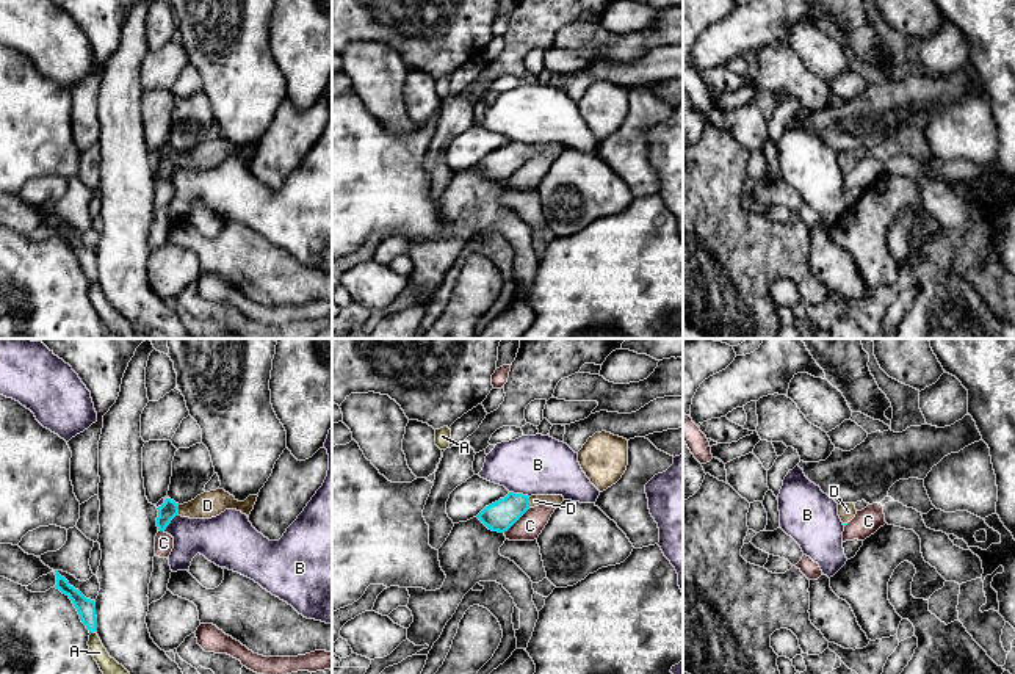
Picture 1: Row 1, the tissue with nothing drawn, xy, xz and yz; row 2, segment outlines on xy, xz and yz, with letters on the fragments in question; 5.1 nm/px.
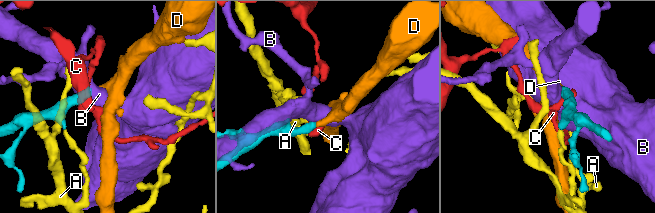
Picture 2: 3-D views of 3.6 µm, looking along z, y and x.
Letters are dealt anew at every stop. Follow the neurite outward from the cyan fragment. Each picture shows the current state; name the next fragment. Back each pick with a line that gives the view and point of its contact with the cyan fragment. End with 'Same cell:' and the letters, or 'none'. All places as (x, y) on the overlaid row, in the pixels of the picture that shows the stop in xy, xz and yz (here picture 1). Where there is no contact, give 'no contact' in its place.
D: meets cyan in xy at (177, 510)
Same cell: D

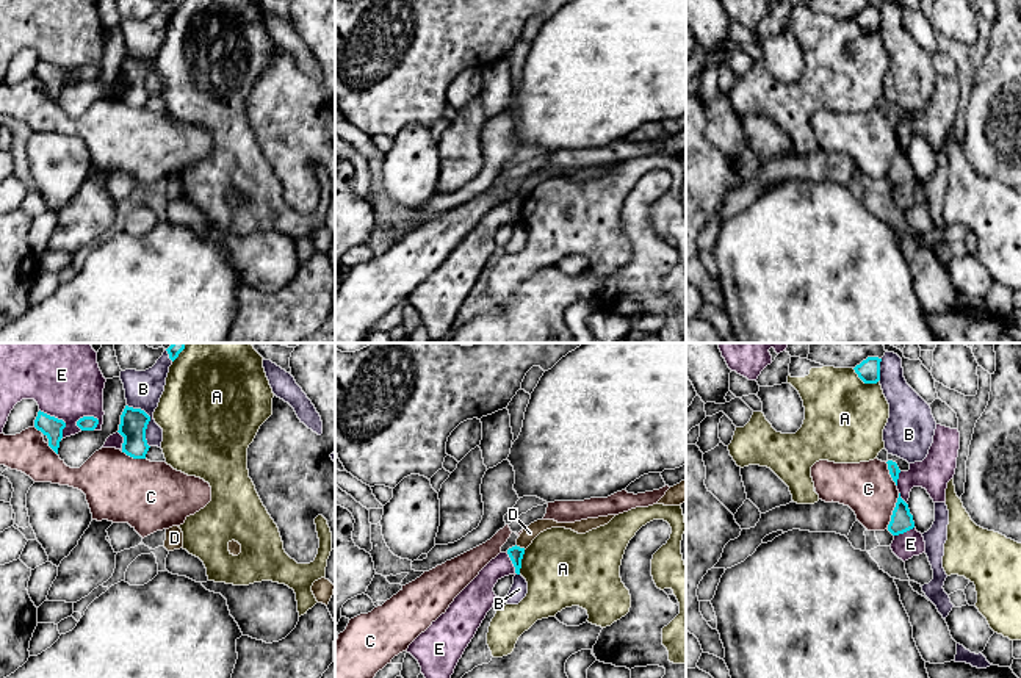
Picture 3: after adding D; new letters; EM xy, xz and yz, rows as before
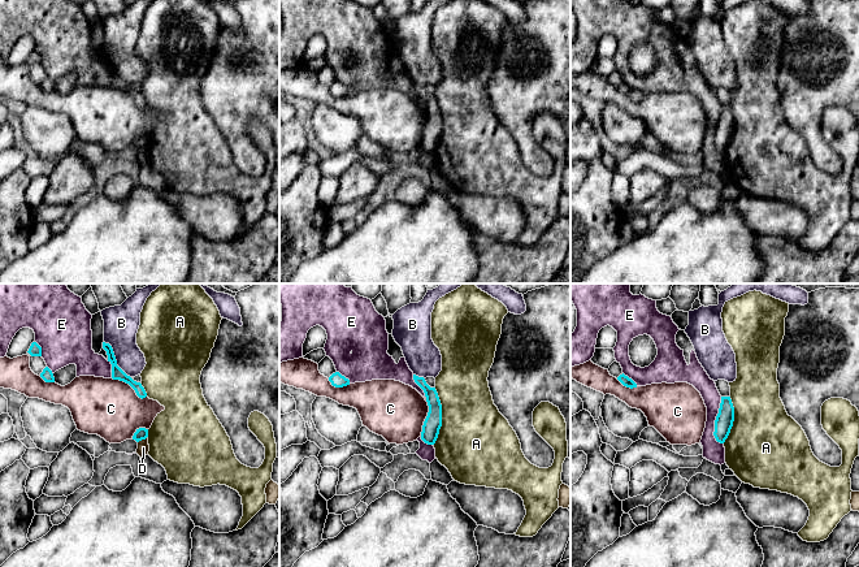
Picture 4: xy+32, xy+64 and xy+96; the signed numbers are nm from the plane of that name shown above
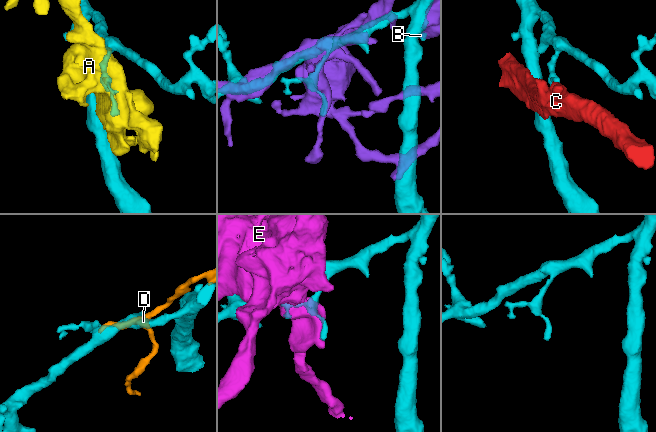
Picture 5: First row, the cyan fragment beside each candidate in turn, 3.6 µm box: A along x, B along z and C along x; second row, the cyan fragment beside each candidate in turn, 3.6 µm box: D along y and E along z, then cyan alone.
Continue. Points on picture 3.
Same cell: none

